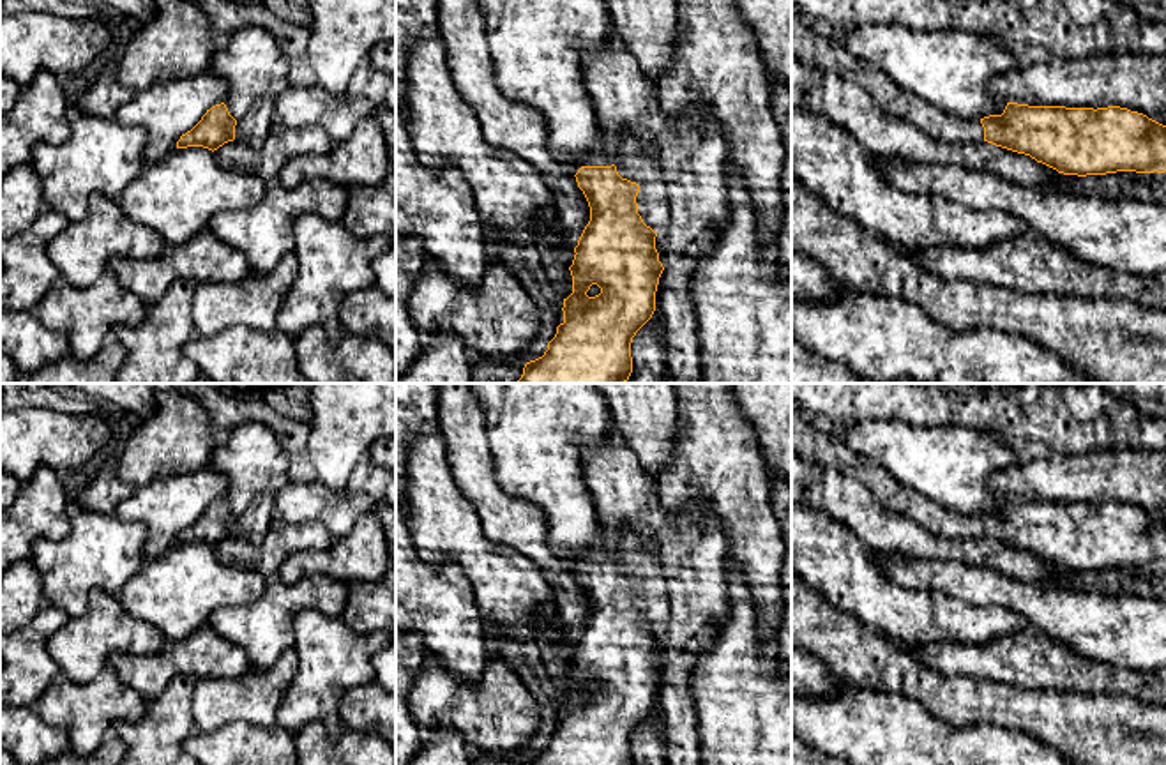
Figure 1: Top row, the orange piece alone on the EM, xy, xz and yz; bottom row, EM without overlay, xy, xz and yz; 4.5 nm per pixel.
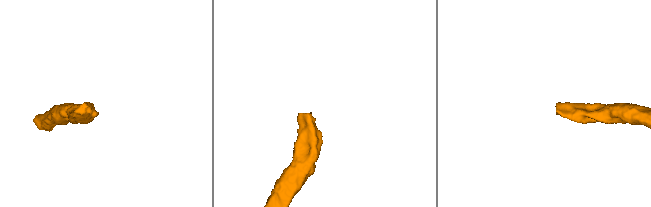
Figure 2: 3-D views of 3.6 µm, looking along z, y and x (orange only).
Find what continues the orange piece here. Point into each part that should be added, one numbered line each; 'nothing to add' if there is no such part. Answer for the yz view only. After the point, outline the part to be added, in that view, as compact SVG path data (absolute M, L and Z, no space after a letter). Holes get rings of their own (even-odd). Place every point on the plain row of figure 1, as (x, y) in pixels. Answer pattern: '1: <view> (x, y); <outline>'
1: yz (808, 442); M791 398L791 454L802 461L834 468L857 479L889 511L906 516L931 532L945 537L980 537L980 516L965 514L929 500L913 488L905 486L890 472L866 456L848 449L825 435L813 415Z

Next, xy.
1: xy (253, 525); M260 495L247 511L237 518L235 535L253 544L263 542L274 521L272 495Z

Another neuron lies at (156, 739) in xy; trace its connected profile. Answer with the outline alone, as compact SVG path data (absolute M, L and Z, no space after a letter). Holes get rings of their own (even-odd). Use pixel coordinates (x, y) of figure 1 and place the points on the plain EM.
M178 675L147 703L141 719L111 724L111 735L125 744L120 765L198 765L182 749L182 742L196 733L191 708L194 684L196 678Z

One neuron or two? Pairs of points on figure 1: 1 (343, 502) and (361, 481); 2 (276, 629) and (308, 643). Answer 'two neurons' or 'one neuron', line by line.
1: one neuron
2: two neurons

